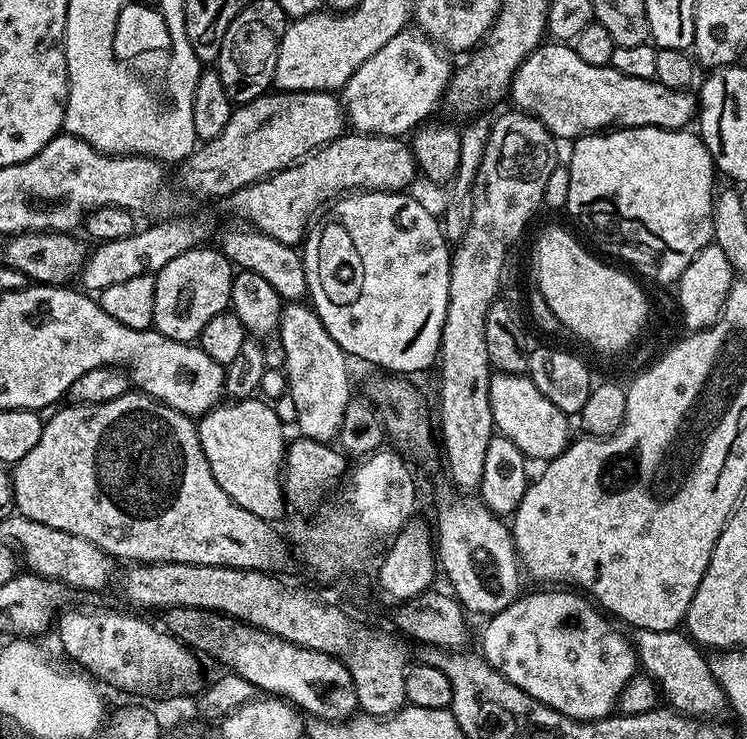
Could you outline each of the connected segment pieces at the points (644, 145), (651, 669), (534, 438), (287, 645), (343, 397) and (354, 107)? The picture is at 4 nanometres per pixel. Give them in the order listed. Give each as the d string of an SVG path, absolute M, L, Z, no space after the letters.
M618 128L615 130L604 130L599 134L589 134L579 137L571 145L572 157L566 161L566 167L570 174L570 194L568 195L568 203L566 212L572 216L577 216L580 220L589 220L593 229L598 226L606 226L607 228L620 228L620 232L624 232L624 236L632 236L632 240L640 240L640 244L644 244L644 248L652 248L652 252L656 252L660 269L655 276L655 283L675 285L680 279L680 275L686 270L686 266L690 266L690 262L694 262L694 258L700 253L707 244L713 243L712 231L714 230L714 222L712 221L712 201L714 193L717 191L718 173L712 163L712 155L706 150L703 140L692 130L673 130L671 128Z
M639 630L635 636L634 651L639 667L652 677L663 699L665 696L675 711L693 718L716 718L720 711L725 711L724 692L712 676L705 653L683 631Z
M496 372L488 386L490 392L490 414L495 431L506 437L529 461L540 460L547 462L555 456L561 456L568 449L570 435L568 436L569 413L558 410L538 386L527 376L521 374L506 374Z
M170 608L163 613L163 616L163 627L171 632L177 640L187 644L197 653L209 652L210 655L217 656L228 667L225 669L246 678L246 682L253 684L261 693L286 700L301 713L318 720L343 722L357 715L358 705L354 682L350 678L350 670L343 660L338 660L335 656L325 652L304 648L301 644L292 644L288 640L262 631L261 628L254 628L250 624L234 620L231 616L219 612L207 612L201 608Z
M288 302L283 305L278 343L285 351L282 372L288 375L292 408L296 411L296 424L300 427L299 435L311 440L335 441L340 434L342 414L346 414L348 401L354 395L354 389L348 385L349 357L344 355L338 342L330 338L316 309L304 302Z
M419 30L394 34L378 54L370 54L370 58L366 58L366 62L362 62L345 82L342 107L347 123L355 131L369 132L371 136L407 137L431 117L428 115L435 110L436 103L445 99L454 71L447 58Z

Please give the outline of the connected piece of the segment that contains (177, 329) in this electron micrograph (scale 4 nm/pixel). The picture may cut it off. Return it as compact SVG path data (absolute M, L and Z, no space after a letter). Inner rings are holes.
M197 246L186 250L186 254L178 254L174 262L166 262L166 266L162 266L162 270L155 275L152 323L155 331L161 332L166 339L199 341L206 322L210 322L214 314L229 311L234 265L223 251L216 249L215 252L208 247Z

